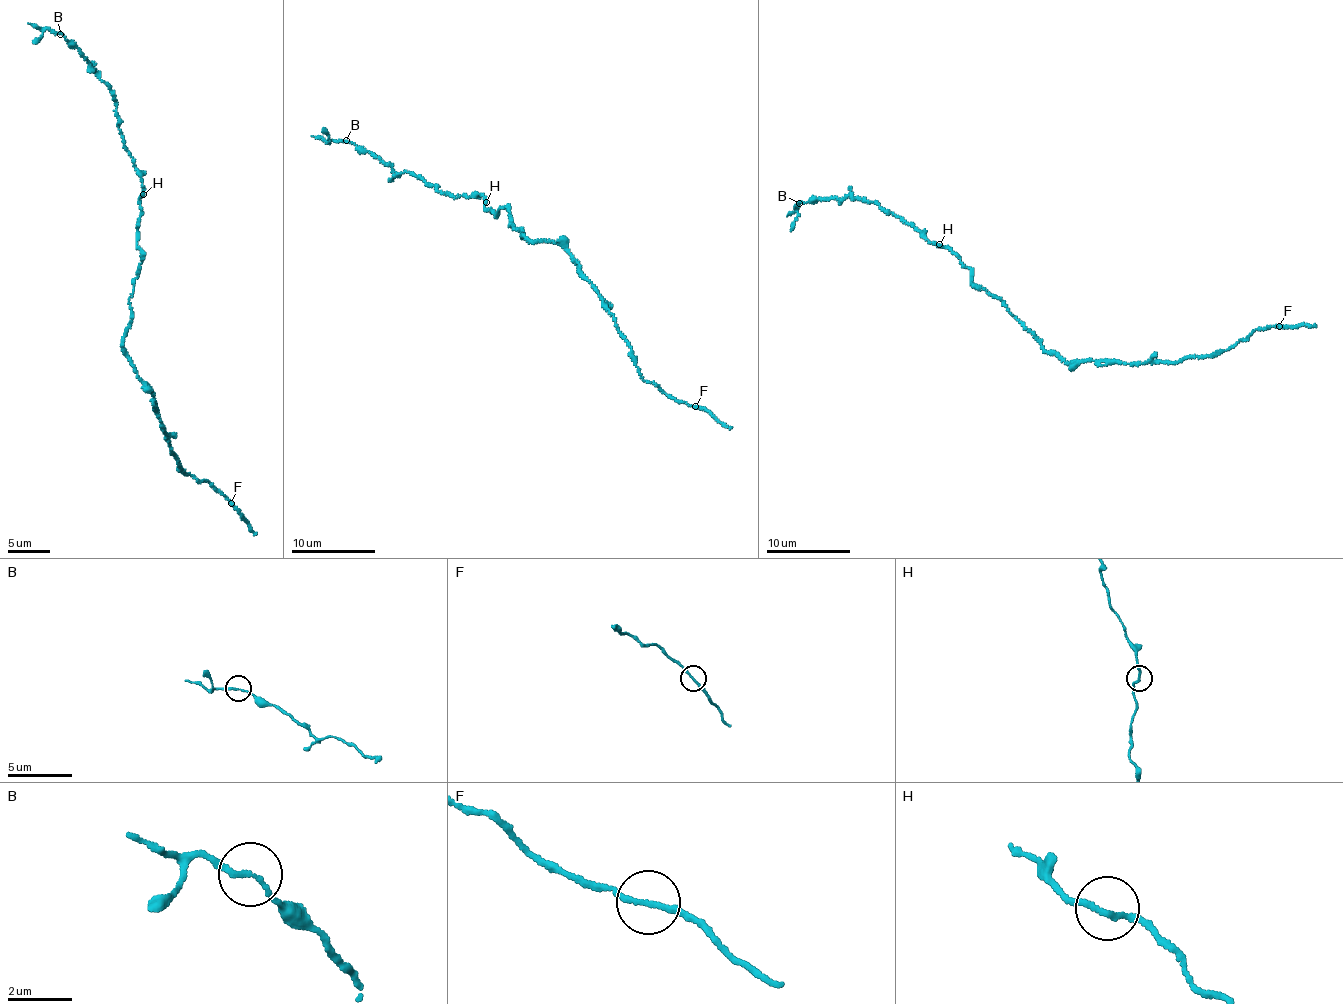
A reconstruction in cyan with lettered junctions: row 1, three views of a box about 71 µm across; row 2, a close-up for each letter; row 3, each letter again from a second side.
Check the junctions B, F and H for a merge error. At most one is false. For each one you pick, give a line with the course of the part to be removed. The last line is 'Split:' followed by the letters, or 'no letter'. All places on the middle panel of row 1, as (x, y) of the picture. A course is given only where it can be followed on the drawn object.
B: (345, 140), (330, 139), (323, 128)
Split: B

